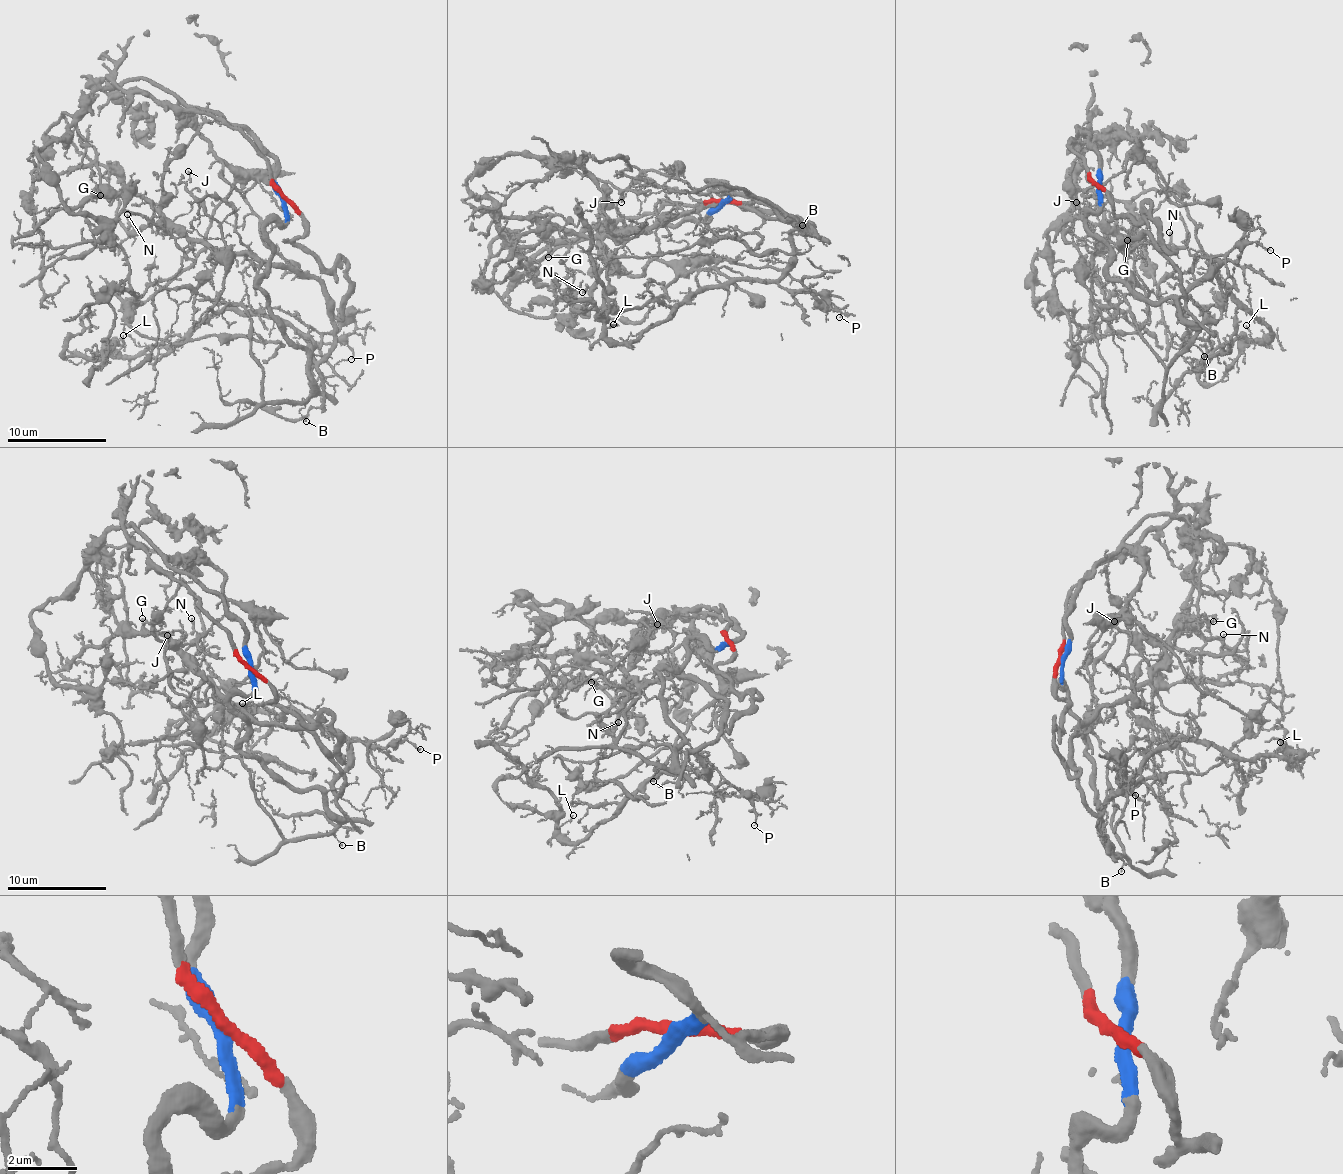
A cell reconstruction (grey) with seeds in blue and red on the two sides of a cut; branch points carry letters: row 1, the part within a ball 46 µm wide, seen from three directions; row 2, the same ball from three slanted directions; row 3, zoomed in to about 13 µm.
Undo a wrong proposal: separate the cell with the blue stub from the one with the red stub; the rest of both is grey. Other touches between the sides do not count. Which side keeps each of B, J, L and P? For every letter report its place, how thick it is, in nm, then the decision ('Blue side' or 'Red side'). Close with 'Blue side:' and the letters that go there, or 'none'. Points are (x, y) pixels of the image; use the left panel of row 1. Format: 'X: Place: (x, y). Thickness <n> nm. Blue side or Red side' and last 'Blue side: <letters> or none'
B: Place: (306, 421). Thickness 90 nm. Blue side
J: Place: (188, 171). Thickness 60 nm. Blue side
L: Place: (123, 335). Thickness 100 nm. Red side
P: Place: (351, 359). Thickness 90 nm. Red side
Blue side: B, J

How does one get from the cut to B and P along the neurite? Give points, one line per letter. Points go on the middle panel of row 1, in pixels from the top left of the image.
B: (721, 204), (728, 195), (710, 181), (719, 191), (719, 182), (800, 221), (794, 225), (803, 224)
P: (721, 202), (750, 202), (743, 204), (811, 226), (792, 234), (789, 272), (780, 284), (818, 292), (840, 318)

